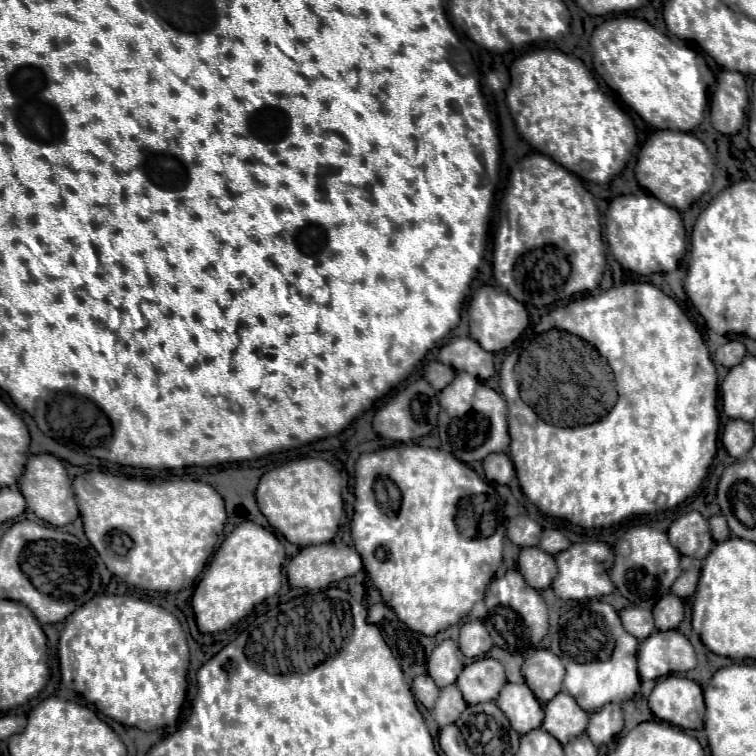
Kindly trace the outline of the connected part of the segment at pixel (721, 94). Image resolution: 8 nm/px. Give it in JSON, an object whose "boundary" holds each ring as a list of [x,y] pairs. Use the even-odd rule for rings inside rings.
{"boundary":[[[723,71],[711,99],[711,125],[723,135],[737,135],[745,121],[747,103],[745,77],[737,71]]]}

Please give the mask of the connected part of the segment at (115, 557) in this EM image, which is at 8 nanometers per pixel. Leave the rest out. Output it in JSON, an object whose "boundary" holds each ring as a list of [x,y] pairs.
{"boundary":[[[88,471],[73,479],[73,491],[81,511],[85,535],[107,565],[127,585],[145,591],[181,591],[193,587],[199,573],[213,555],[215,541],[225,525],[225,505],[213,487],[197,479],[173,477],[172,481],[115,476],[101,471]]]}

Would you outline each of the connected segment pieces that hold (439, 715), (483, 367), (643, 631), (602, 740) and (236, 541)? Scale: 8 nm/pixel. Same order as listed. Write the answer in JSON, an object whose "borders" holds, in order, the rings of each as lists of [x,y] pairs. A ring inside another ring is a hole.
{"borders":[[[[455,685],[445,687],[445,689],[441,689],[441,695],[439,695],[437,703],[435,703],[433,719],[441,727],[451,725],[451,723],[455,723],[459,719],[459,715],[465,711],[465,707],[467,707],[467,703],[465,703],[461,691]]],[[[453,337],[445,347],[441,347],[439,361],[455,367],[455,371],[465,371],[477,377],[479,381],[487,381],[495,373],[493,355],[483,351],[471,337]]],[[[625,607],[621,611],[621,621],[623,621],[623,627],[635,635],[639,641],[647,639],[655,625],[653,625],[653,615],[649,609],[643,609],[643,607]]],[[[609,703],[607,707],[595,711],[595,715],[589,717],[587,735],[597,747],[607,745],[621,731],[623,731],[623,713],[621,707],[615,703]]],[[[251,521],[239,523],[213,555],[209,569],[203,573],[191,597],[191,607],[195,611],[199,631],[201,633],[225,631],[239,619],[243,619],[255,605],[275,595],[281,585],[283,561],[285,547],[271,531]]]]}

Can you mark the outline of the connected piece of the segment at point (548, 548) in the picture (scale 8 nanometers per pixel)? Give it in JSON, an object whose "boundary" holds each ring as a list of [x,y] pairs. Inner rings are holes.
{"boundary":[[[549,529],[549,531],[543,531],[543,539],[539,543],[539,549],[549,553],[549,555],[557,555],[557,553],[565,551],[569,545],[571,545],[569,539],[561,531]]]}

